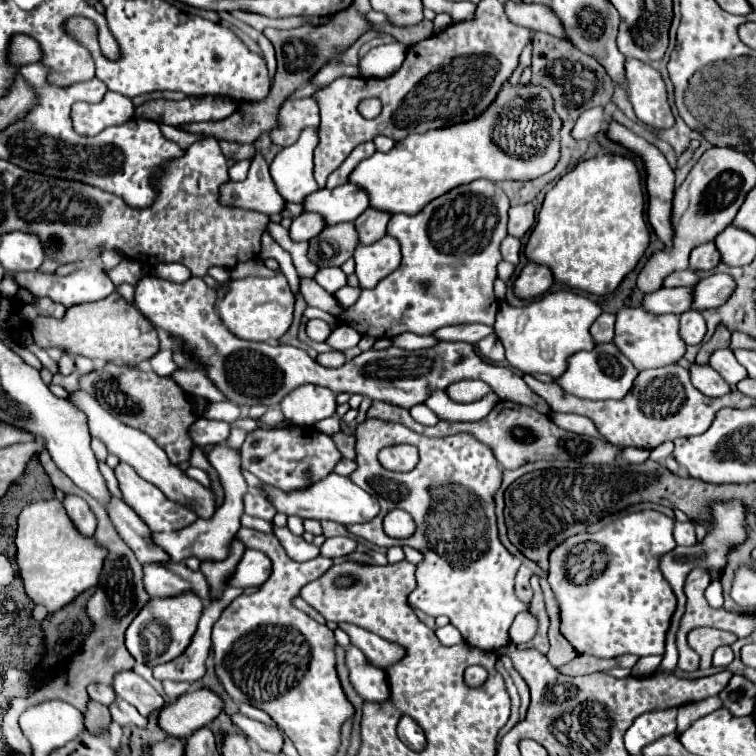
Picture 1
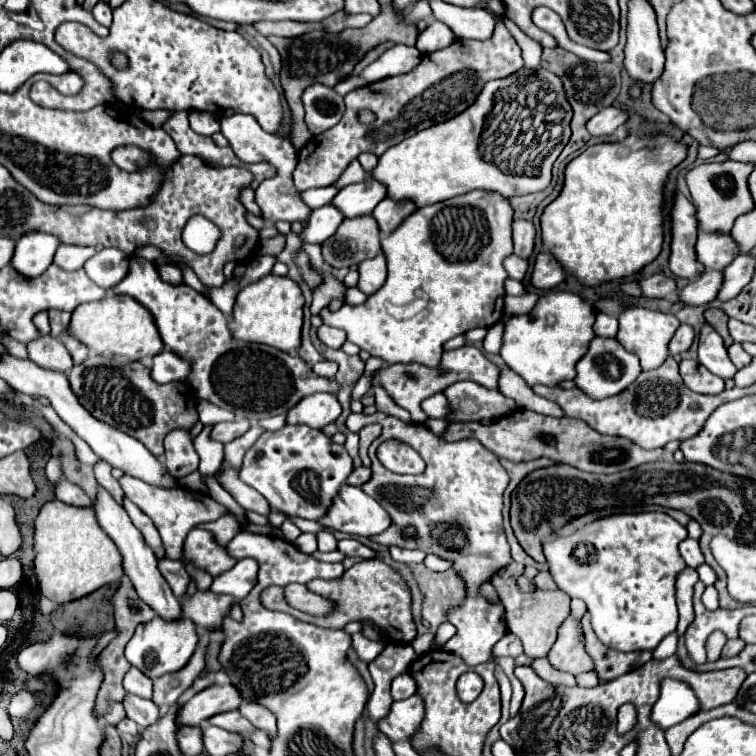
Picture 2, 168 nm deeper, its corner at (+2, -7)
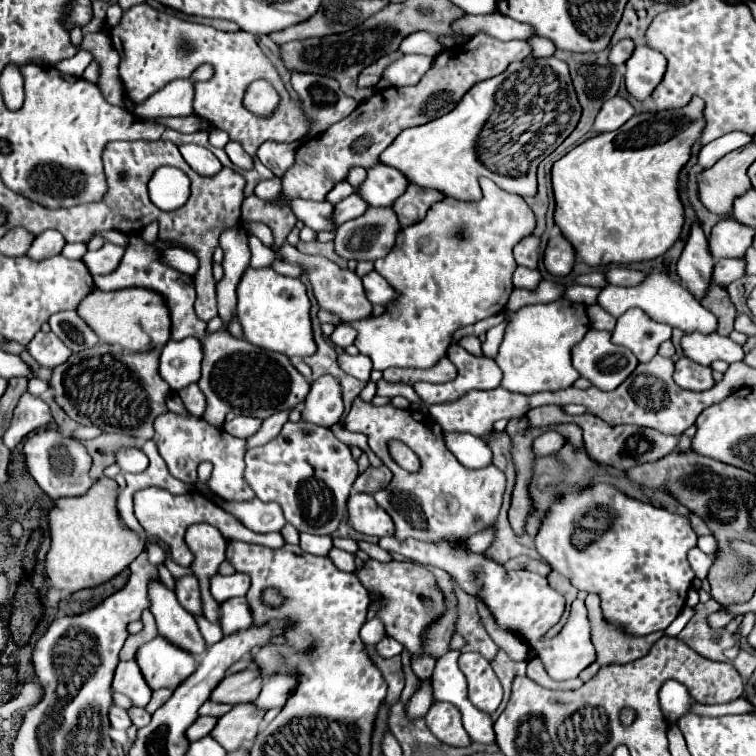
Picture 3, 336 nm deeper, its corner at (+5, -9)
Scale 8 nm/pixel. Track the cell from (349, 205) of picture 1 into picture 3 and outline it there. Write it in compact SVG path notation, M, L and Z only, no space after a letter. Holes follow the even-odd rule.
M377 163L367 169L367 179L357 191L371 207L389 207L405 193L407 185L409 181L403 171Z

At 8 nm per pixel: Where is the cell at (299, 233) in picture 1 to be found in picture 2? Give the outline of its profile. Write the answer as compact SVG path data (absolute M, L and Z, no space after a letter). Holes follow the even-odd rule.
M324 205L320 209L314 209L300 233L300 239L304 243L322 243L326 241L330 235L336 233L338 225L344 221L342 213L332 207L332 205Z

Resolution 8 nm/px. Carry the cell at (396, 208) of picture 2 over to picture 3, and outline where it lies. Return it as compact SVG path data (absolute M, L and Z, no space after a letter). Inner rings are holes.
M409 185L407 191L393 203L393 209L399 217L399 223L403 227L409 227L411 223L417 223L419 219L423 219L427 209L441 199L443 199L443 193L439 193L437 189L423 189L419 185Z

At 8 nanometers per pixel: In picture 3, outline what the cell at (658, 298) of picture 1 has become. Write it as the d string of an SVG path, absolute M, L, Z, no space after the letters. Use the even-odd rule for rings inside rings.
M743 257L735 259L719 259L715 263L715 271L713 271L713 283L719 283L719 285L729 285L731 281L739 279L745 275L745 261Z

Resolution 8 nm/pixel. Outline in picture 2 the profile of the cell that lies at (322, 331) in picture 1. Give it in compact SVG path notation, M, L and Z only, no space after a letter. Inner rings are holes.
M322 325L318 327L318 339L326 345L326 347L332 347L332 349L340 349L342 343L346 341L346 333L342 329L336 329L336 327L328 327L328 325Z

